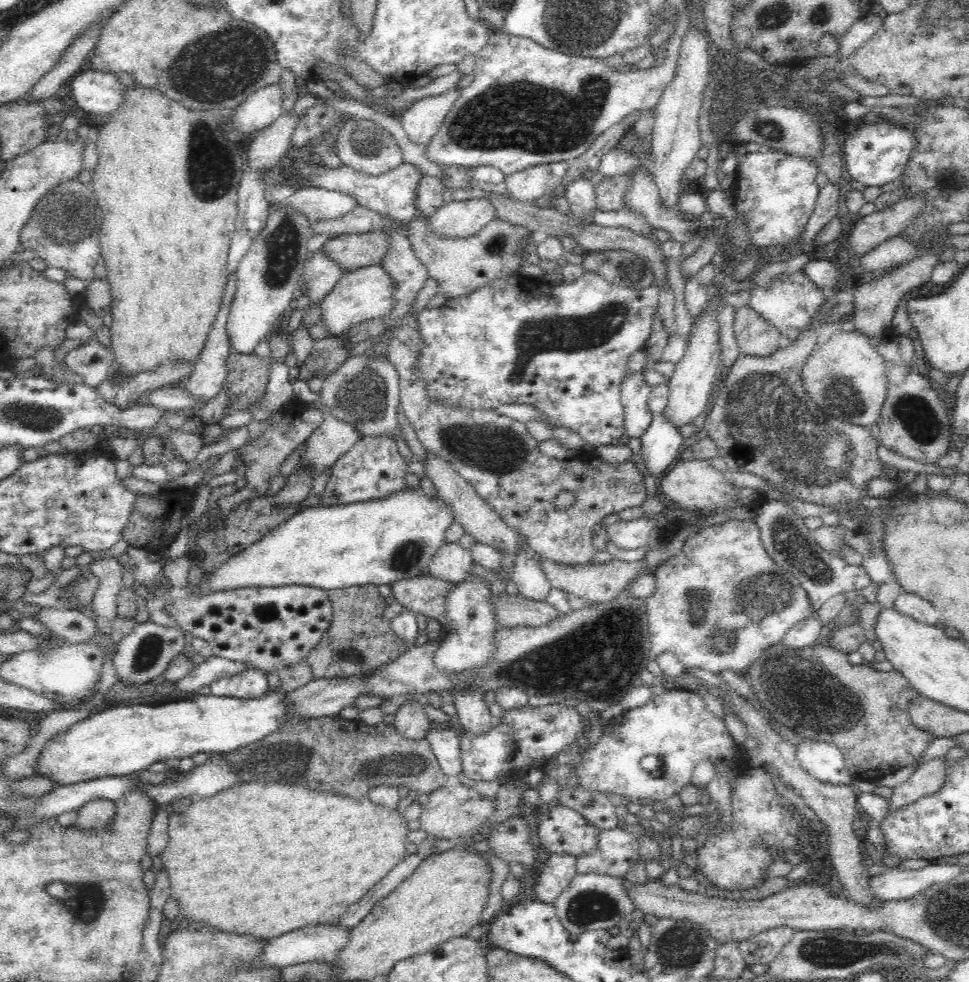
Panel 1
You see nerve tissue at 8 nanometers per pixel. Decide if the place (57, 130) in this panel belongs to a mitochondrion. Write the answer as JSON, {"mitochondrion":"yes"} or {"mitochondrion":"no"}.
{"mitochondrion":"no"}

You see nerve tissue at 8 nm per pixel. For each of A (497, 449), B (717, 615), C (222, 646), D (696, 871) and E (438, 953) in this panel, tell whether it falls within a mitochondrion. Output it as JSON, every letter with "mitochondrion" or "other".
{"A":"mitochondrion","B":"mitochondrion","C":"other","D":"other","E":"other"}

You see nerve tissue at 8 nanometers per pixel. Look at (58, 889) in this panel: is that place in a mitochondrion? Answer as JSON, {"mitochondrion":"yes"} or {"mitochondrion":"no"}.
{"mitochondrion":"yes"}

